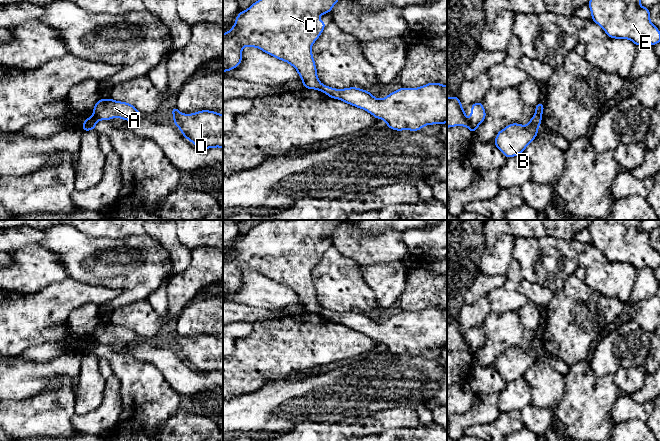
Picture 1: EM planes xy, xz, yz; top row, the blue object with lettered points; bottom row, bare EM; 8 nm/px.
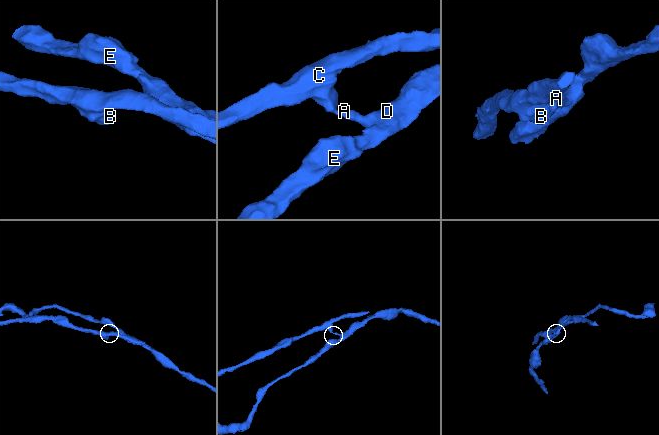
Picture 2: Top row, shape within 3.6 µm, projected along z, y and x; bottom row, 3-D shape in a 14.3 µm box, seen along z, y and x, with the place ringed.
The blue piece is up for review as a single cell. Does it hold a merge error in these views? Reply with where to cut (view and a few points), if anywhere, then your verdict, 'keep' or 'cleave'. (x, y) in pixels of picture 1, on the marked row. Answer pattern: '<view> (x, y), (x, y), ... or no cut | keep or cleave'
yz (535, 113), (540, 117) | cleave

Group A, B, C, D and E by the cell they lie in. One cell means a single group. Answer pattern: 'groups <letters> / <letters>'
groups A D E / B C

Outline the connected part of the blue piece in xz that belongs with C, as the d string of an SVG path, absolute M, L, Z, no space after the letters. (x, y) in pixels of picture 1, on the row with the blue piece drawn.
M258 0L247 10L241 11L234 26L223 34L223 72L230 71L242 62L242 48L256 47L265 53L292 65L298 72L305 89L320 90L323 84L317 77L317 69L311 47L319 38L325 26L324 20L317 20L318 16L330 13L338 0Z

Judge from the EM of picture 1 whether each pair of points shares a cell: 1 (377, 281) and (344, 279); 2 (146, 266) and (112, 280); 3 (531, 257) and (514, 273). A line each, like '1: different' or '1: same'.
1: different
2: same
3: different

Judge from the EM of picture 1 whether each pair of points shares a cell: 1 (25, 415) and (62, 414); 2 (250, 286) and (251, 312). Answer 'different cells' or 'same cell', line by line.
1: same cell
2: different cells

